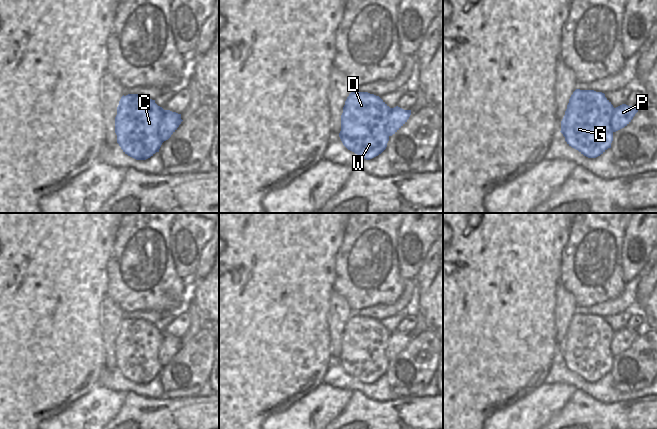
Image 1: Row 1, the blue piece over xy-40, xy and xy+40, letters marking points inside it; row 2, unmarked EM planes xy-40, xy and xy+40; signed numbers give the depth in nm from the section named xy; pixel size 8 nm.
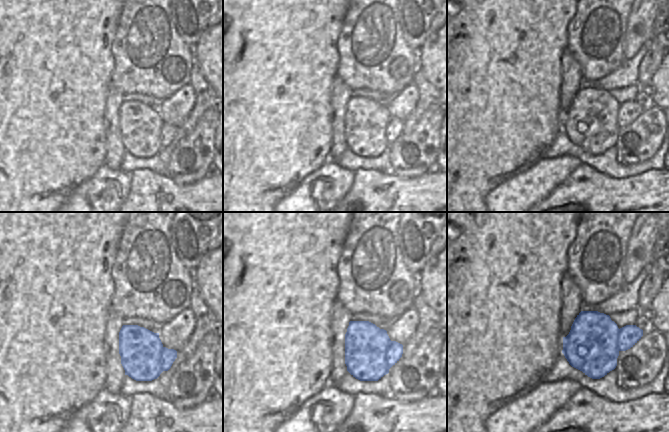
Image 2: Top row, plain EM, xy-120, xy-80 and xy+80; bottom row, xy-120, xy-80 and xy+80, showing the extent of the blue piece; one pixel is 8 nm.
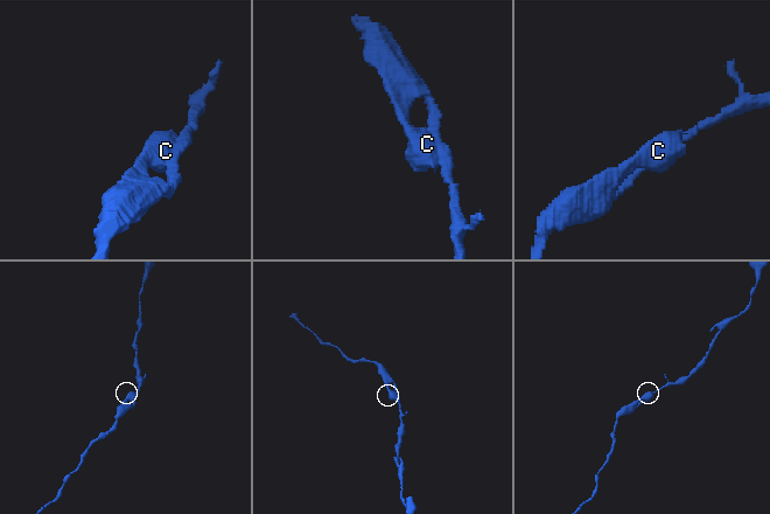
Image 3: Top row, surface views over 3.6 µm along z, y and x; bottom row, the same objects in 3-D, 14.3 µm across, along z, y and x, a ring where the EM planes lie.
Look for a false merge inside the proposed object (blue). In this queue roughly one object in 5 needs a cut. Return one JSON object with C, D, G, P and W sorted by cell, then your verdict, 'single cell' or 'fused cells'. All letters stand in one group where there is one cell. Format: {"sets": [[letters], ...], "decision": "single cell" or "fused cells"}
{"sets": [["C", "D", "G", "P", "W"]], "decision": "single cell"}

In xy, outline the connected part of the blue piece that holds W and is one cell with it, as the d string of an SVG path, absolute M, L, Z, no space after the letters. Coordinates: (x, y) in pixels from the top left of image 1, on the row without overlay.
M351 316L343 331L339 361L348 374L370 384L386 373L389 361L410 339L411 334L390 332L374 318Z

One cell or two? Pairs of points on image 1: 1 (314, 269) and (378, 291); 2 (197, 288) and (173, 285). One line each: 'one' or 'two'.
1: two
2: two

